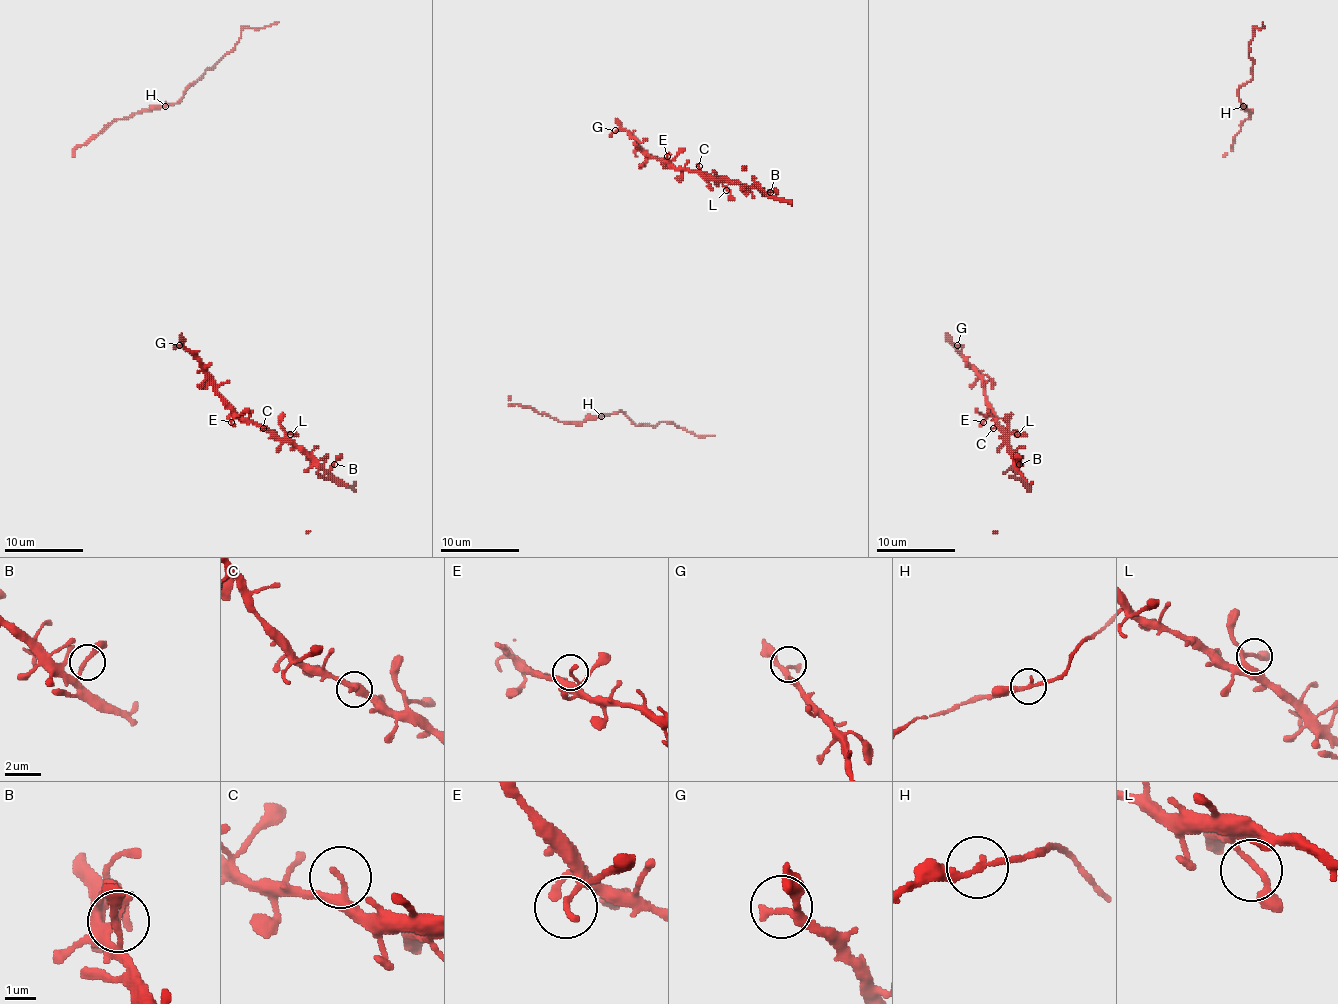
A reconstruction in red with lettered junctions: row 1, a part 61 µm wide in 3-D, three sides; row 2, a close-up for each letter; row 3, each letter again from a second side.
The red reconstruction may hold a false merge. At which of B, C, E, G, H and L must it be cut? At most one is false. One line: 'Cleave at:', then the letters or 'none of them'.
Cleave at: none of them

